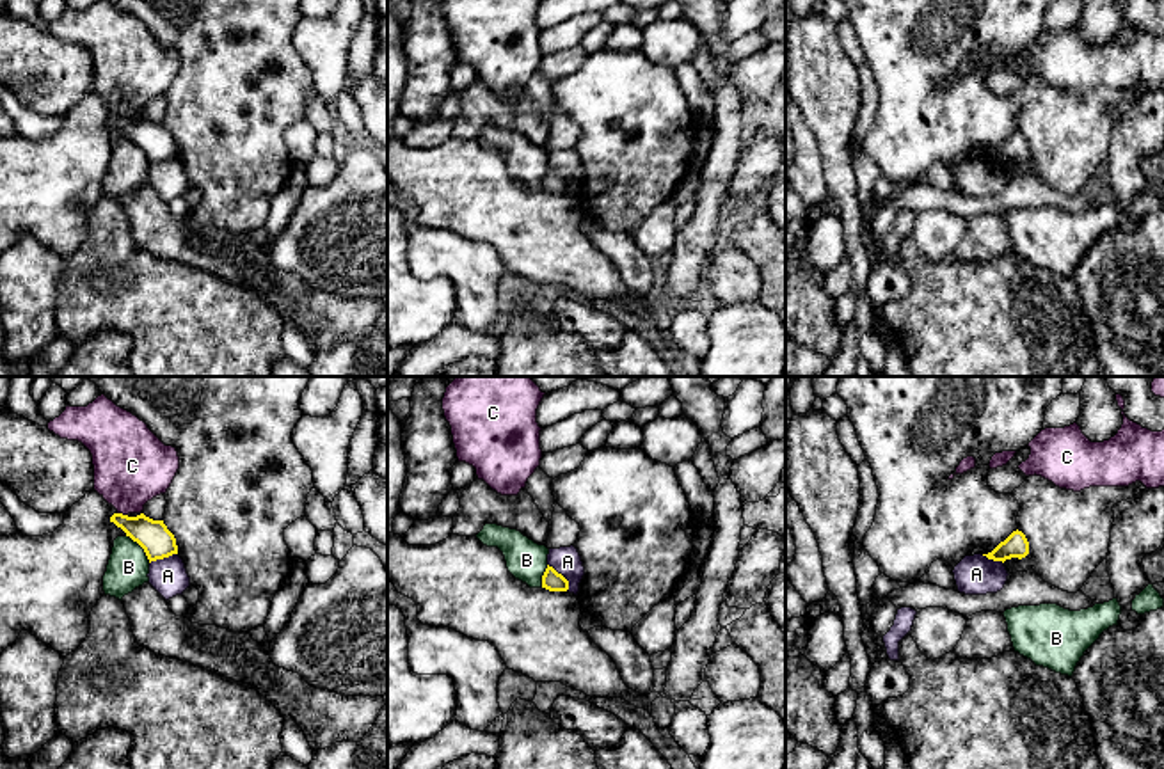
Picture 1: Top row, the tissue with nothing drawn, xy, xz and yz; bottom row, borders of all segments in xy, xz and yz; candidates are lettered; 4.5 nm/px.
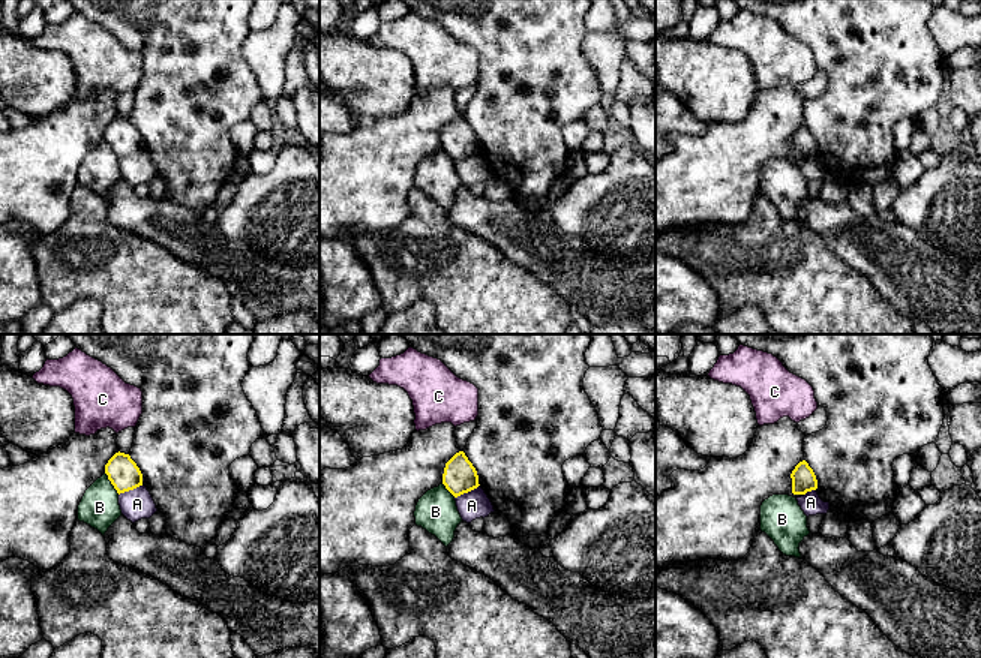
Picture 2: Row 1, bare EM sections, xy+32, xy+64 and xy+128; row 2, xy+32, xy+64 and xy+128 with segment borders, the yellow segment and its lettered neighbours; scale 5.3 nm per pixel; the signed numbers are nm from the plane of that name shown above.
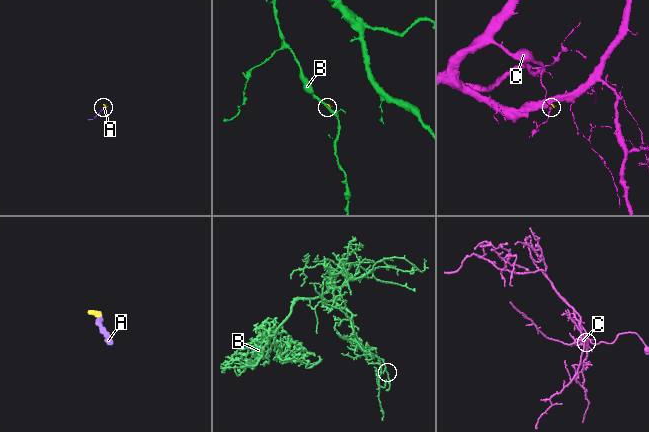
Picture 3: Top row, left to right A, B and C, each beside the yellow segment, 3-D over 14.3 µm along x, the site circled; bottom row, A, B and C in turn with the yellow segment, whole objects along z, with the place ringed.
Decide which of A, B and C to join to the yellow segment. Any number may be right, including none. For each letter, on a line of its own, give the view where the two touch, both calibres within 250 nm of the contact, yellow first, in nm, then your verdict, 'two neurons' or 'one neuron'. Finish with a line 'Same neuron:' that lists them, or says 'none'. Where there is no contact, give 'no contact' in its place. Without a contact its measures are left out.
A: meets yellow in xz; 90 nm thick on the yellow side, 130 nm on the other; two neurons
B: meets yellow in xy; 150 nm thick on the yellow side, 190 nm on the other; two neurons
C: meets yellow in xy; 150 nm thick on the yellow side, 340 nm on the other; two neurons
Same neuron: none

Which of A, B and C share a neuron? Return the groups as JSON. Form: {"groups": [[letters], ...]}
{"groups": [["A"], ["B"], ["C"]]}

